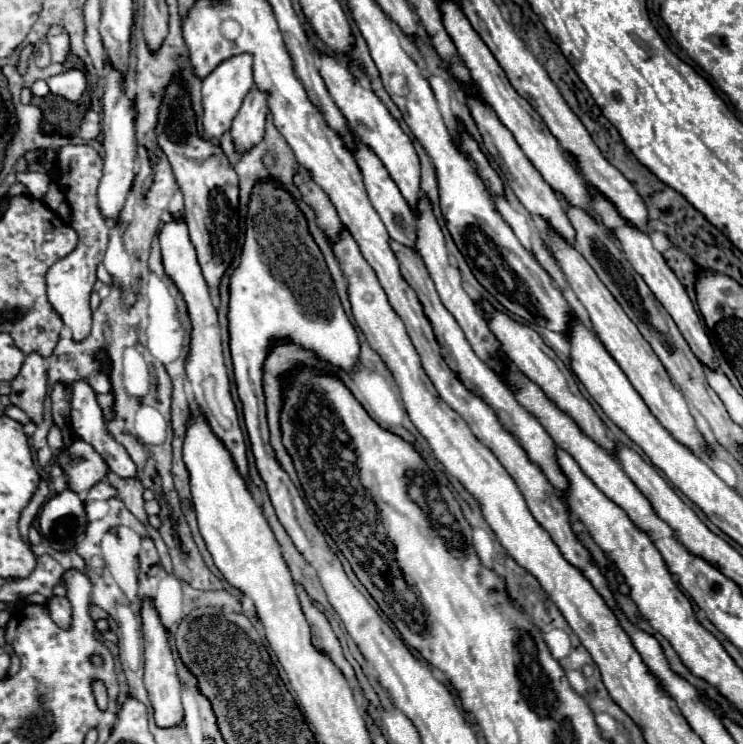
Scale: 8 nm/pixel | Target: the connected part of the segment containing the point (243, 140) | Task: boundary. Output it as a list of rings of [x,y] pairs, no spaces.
[[[254,87],[246,95],[230,129],[232,143],[238,153],[248,153],[256,143],[260,143],[260,139],[264,139],[266,113],[268,113],[266,95]]]

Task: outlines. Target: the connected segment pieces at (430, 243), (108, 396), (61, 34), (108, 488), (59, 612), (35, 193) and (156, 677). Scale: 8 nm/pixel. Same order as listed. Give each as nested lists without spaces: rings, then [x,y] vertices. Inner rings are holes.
[[[422,195],[422,199],[420,199],[420,203],[418,203],[418,211],[420,211],[420,217],[416,219],[416,227],[418,227],[418,243],[416,243],[416,247],[418,247],[418,251],[420,251],[420,257],[422,257],[422,261],[424,261],[426,269],[428,269],[428,273],[430,273],[434,285],[436,285],[436,291],[438,291],[438,295],[440,295],[444,307],[454,315],[454,319],[456,319],[458,325],[462,327],[462,331],[464,331],[464,335],[466,335],[470,347],[474,349],[474,353],[504,381],[504,373],[512,367],[512,361],[508,359],[508,355],[506,355],[504,349],[500,347],[500,341],[492,335],[492,331],[490,331],[486,319],[484,319],[482,313],[476,309],[476,305],[474,305],[474,301],[470,299],[470,295],[464,291],[464,285],[462,285],[462,279],[460,279],[460,271],[454,269],[454,267],[450,267],[448,255],[446,255],[444,235],[442,235],[442,231],[440,231],[440,225],[436,223],[436,217],[434,217],[434,213],[432,213],[432,207],[430,207],[430,203],[428,203],[428,199],[426,199],[424,195]]]
[[[112,389],[108,393],[96,393],[96,399],[104,411],[104,419],[106,421],[112,419],[112,415],[114,415],[114,393],[112,393]]]
[[[48,31],[48,45],[52,51],[52,63],[64,63],[70,51],[70,37],[66,31]]]
[[[100,481],[100,483],[96,483],[90,491],[88,491],[88,495],[86,495],[86,503],[88,501],[96,501],[96,499],[110,499],[110,497],[114,497],[116,495],[116,489],[110,485],[110,483],[104,483],[104,481]]]
[[[52,595],[52,597],[46,601],[46,607],[48,607],[48,613],[50,613],[52,621],[54,621],[58,627],[62,627],[62,629],[68,629],[68,627],[70,627],[72,607],[70,607],[70,603],[68,603],[66,597],[56,597],[56,595]]]
[[[16,173],[16,179],[20,183],[24,183],[28,187],[30,195],[36,199],[42,199],[48,191],[48,185],[50,185],[48,173]]]
[[[144,601],[142,605],[142,625],[144,625],[144,687],[148,691],[148,699],[154,707],[154,721],[158,727],[178,727],[184,719],[182,699],[180,699],[180,681],[176,675],[176,663],[172,659],[170,643],[168,643],[168,631],[164,629],[154,605],[150,601]]]

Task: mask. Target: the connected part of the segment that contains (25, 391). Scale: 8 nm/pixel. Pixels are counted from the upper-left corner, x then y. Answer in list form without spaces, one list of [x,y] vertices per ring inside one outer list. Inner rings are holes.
[[[30,353],[26,355],[20,373],[12,381],[10,391],[10,403],[20,407],[28,419],[36,425],[42,423],[44,413],[44,399],[48,391],[48,371],[46,371],[46,359]]]

